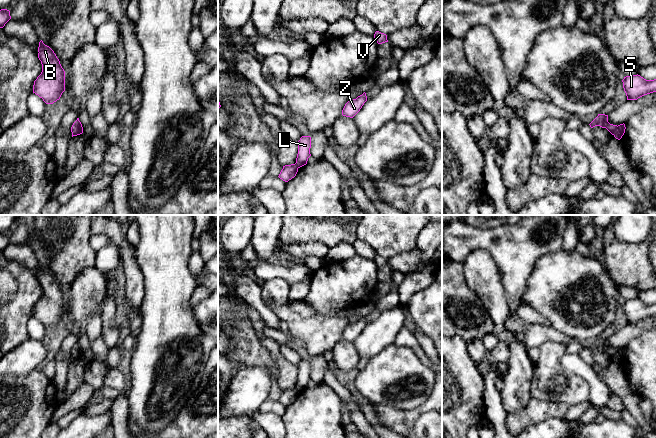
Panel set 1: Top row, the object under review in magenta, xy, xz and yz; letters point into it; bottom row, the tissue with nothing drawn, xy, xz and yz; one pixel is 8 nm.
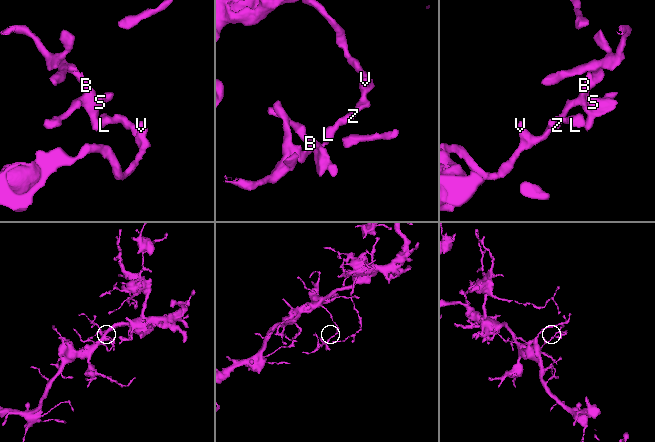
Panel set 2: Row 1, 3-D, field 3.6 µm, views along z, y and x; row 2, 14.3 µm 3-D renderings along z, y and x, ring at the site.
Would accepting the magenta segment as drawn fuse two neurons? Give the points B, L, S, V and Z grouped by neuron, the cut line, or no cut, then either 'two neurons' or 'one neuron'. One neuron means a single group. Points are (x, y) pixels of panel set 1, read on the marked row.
groups B S / L V Z; cut yz (617, 126), (614, 135); two neurons

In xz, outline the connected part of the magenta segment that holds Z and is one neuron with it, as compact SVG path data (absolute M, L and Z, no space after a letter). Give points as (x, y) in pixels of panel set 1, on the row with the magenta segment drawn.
M365 92L356 99L349 100L342 110L342 115L353 118L360 111L366 101L367 96Z

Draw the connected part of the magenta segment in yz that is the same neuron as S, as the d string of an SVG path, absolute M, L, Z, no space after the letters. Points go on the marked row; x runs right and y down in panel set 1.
M637 74L624 77L622 82L627 100L637 100L644 95L656 92L656 79L646 80Z

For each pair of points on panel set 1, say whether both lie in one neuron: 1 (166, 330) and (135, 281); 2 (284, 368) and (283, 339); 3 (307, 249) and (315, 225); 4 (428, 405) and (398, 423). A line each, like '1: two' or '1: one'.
1: two
2: two
3: two
4: one

